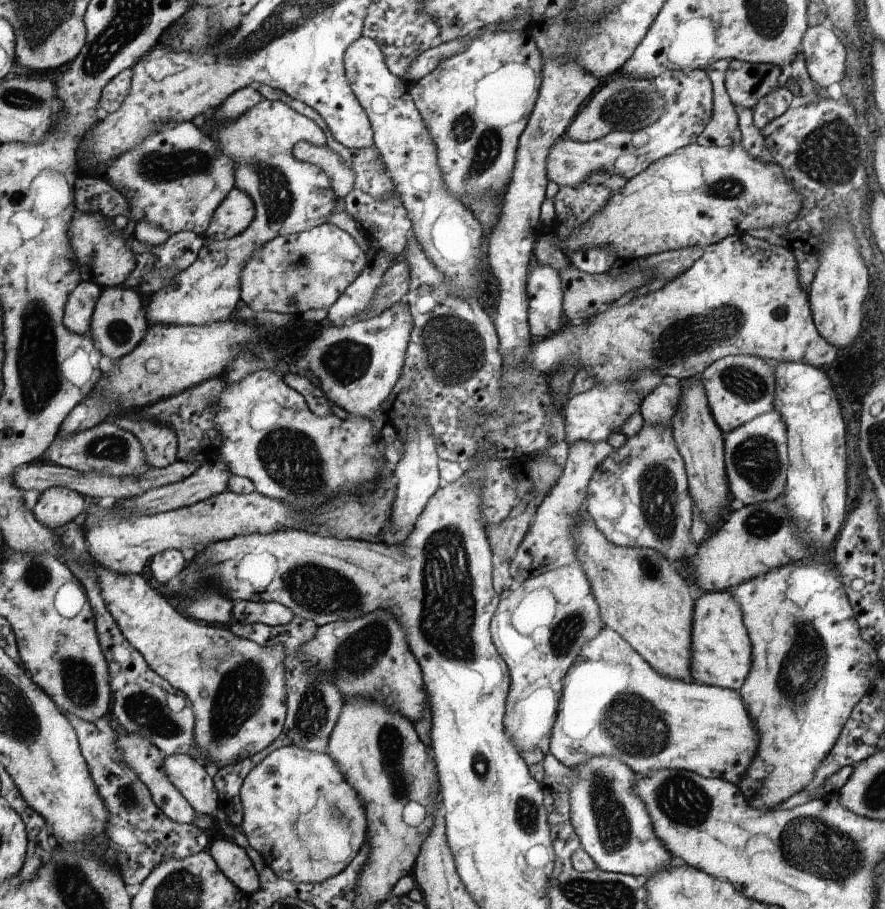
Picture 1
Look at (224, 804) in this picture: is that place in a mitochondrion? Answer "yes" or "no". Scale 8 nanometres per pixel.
no

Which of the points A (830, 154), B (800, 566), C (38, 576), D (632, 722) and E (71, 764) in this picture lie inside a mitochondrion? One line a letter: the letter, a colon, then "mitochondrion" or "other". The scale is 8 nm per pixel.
A: mitochondrion
B: other
C: mitochondrion
D: mitochondrion
E: other

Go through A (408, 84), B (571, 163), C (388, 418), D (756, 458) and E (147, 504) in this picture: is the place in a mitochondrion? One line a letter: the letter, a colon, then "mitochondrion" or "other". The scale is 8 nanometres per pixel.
A: other
B: mitochondrion
C: other
D: mitochondrion
E: other

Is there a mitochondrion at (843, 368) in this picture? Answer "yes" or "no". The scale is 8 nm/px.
no

